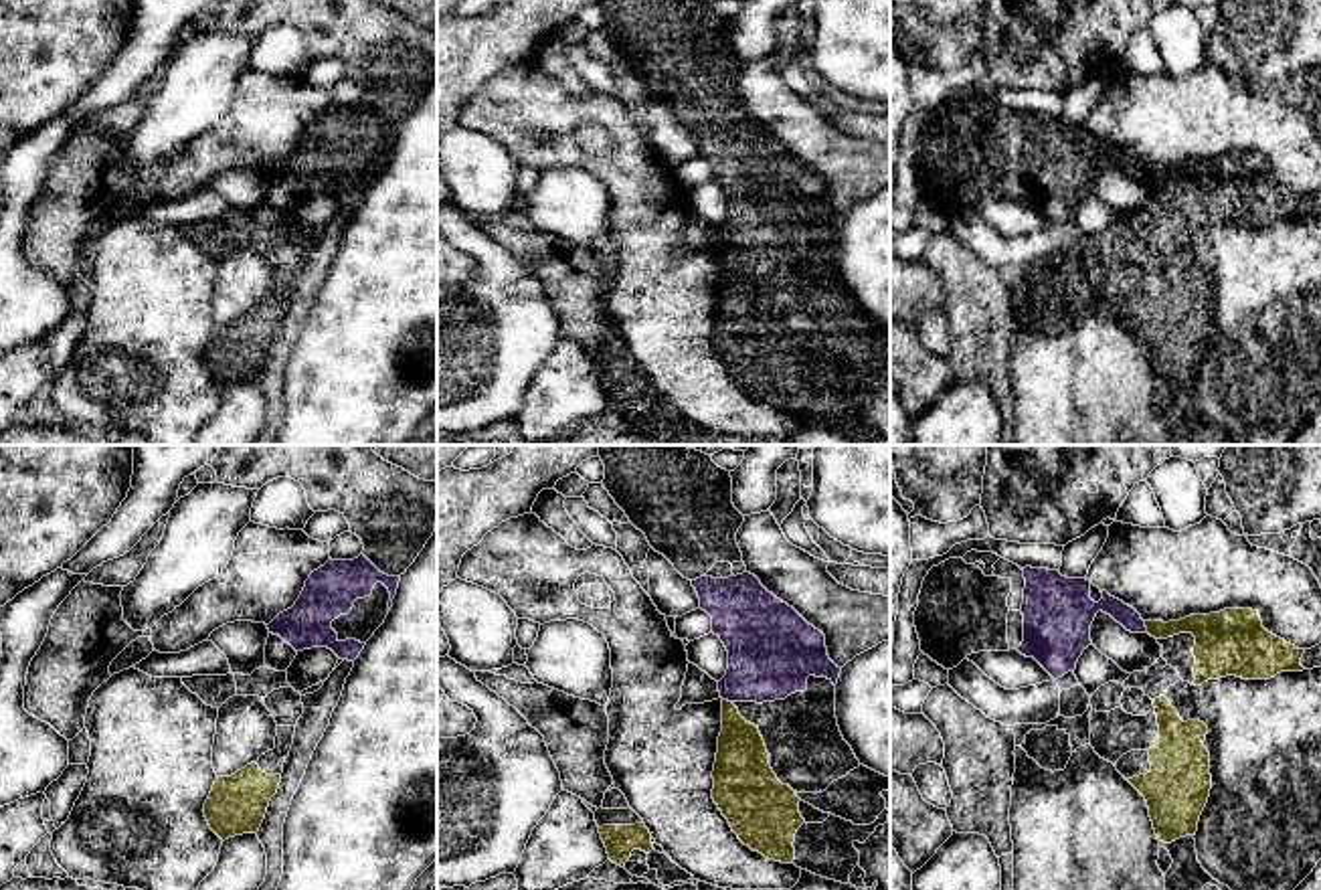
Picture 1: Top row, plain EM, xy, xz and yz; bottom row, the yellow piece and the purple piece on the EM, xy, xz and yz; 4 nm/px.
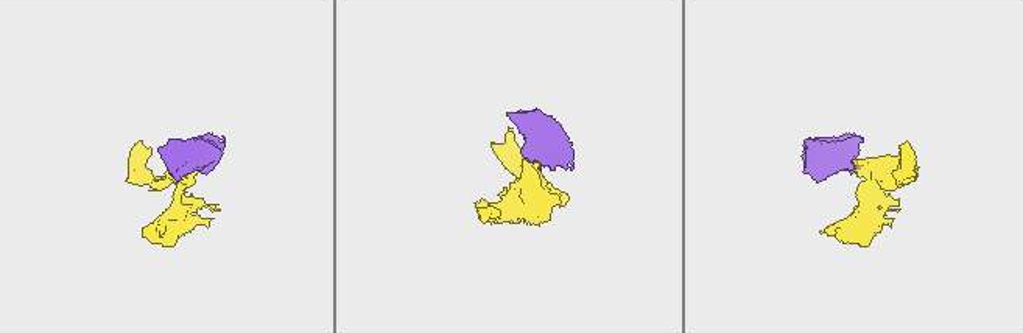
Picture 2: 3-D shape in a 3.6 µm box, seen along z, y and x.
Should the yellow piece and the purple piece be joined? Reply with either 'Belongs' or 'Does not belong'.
Belongs

